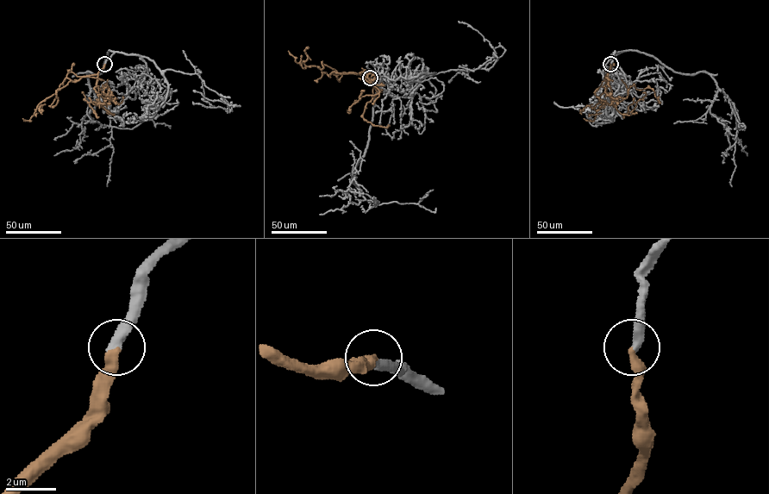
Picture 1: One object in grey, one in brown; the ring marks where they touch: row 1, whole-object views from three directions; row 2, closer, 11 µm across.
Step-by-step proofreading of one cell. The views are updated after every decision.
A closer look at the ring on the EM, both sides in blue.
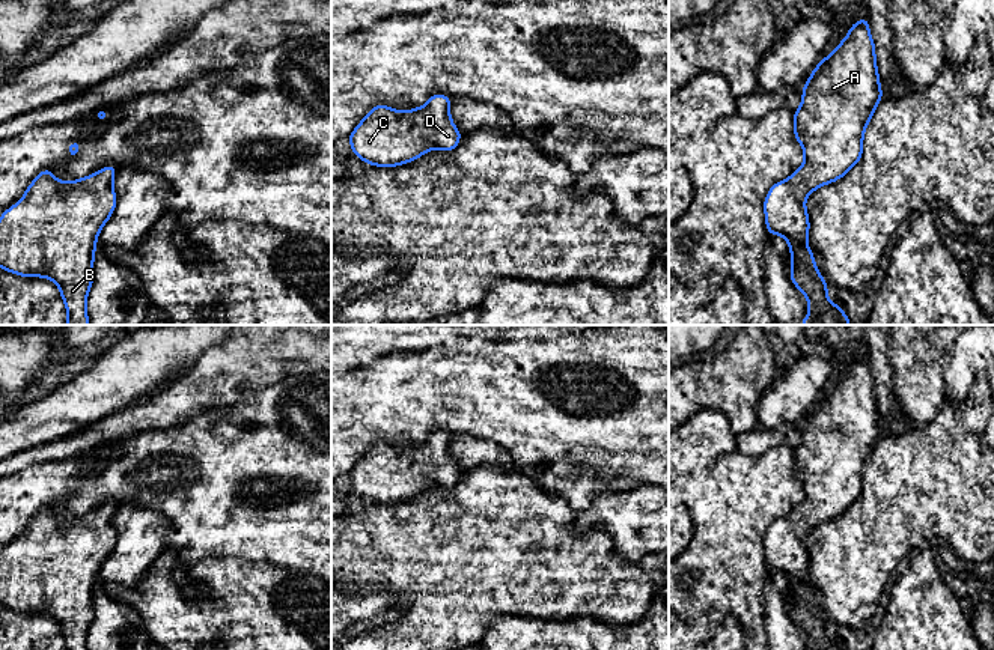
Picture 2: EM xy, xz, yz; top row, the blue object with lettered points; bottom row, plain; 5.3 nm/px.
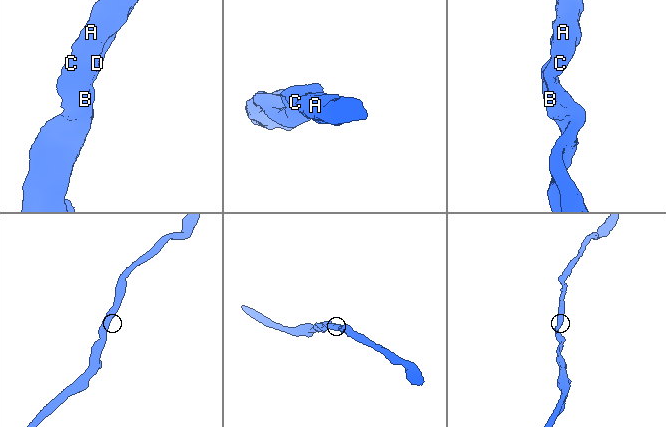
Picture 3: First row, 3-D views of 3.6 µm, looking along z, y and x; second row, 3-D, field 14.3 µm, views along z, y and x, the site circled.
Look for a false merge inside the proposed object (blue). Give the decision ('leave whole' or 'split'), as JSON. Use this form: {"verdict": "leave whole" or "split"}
{"verdict": "leave whole"}

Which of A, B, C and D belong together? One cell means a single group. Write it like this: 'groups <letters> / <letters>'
groups A B C D

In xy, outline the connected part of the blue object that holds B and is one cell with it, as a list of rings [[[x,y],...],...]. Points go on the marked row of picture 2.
[[[114,166],[72,182],[57,181],[42,170],[27,187],[24,197],[0,217],[0,269],[23,277],[45,277],[60,287],[68,310],[66,325],[89,325],[86,299],[95,280],[96,238],[116,208]]]

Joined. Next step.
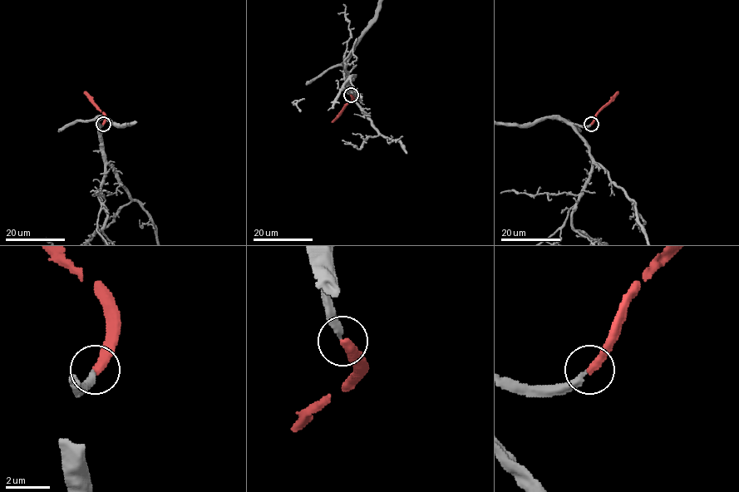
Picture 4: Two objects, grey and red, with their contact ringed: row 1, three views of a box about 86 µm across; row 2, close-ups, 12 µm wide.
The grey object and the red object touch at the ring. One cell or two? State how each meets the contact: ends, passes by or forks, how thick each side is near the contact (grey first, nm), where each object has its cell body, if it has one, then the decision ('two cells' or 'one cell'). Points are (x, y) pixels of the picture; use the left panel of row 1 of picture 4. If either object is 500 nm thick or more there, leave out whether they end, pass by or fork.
grey ends; red ends; calibres 280 and 400 nm; soma grey none; soma red none; one cell

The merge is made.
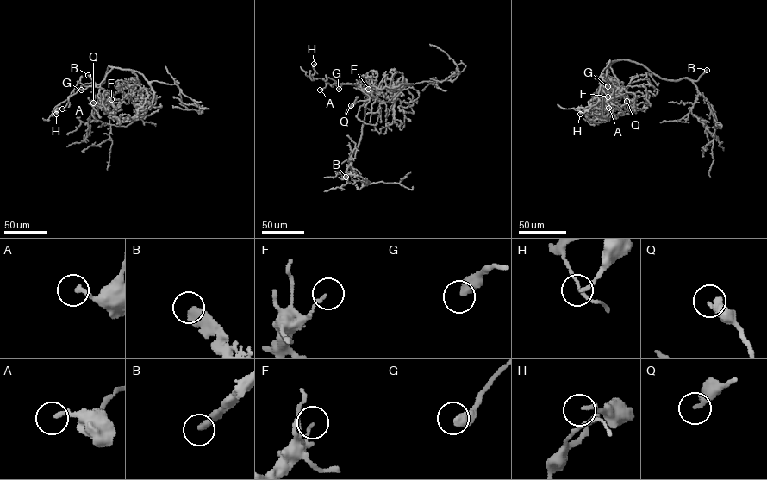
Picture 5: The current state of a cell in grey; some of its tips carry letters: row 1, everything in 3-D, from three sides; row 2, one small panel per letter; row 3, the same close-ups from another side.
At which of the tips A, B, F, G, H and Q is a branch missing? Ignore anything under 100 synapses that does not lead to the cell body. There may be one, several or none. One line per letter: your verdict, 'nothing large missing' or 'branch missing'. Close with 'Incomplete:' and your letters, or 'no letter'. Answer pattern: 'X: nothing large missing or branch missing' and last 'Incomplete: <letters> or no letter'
A: nothing large missing
B: nothing large missing
F: nothing large missing
G: nothing large missing
H: nothing large missing
Q: nothing large missing
Incomplete: no letter

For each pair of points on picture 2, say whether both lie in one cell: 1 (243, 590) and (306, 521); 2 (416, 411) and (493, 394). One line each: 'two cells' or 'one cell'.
1: two cells
2: one cell

